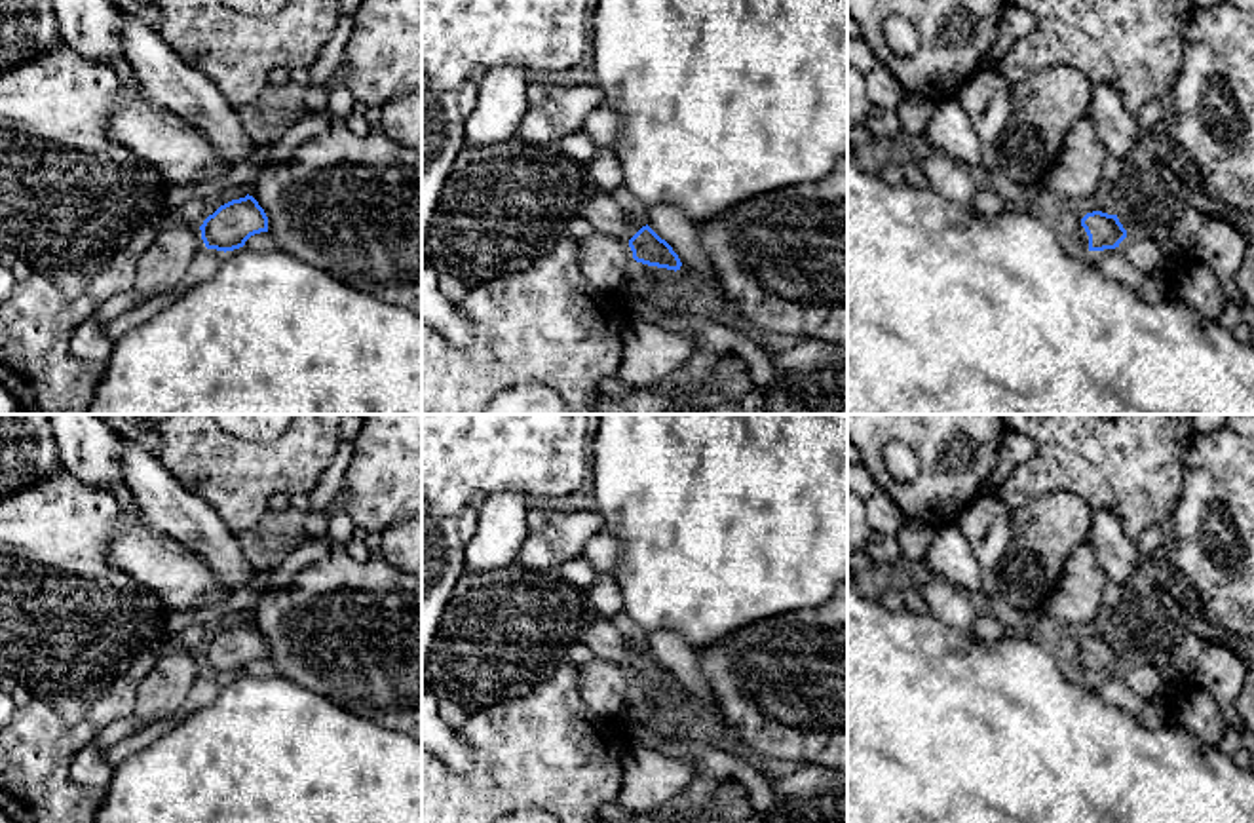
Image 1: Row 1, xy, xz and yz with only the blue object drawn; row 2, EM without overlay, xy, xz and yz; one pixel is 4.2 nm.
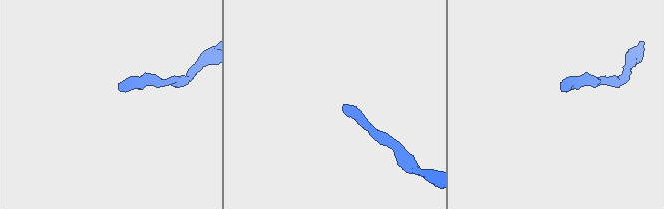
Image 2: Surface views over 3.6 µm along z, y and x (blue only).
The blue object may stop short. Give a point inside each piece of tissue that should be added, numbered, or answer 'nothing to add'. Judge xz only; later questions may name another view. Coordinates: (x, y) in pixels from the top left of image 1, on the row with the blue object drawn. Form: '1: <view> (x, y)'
1: xz (601, 211)

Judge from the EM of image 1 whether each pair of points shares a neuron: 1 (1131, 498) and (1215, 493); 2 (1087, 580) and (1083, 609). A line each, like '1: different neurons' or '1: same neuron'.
1: different neurons
2: same neuron

